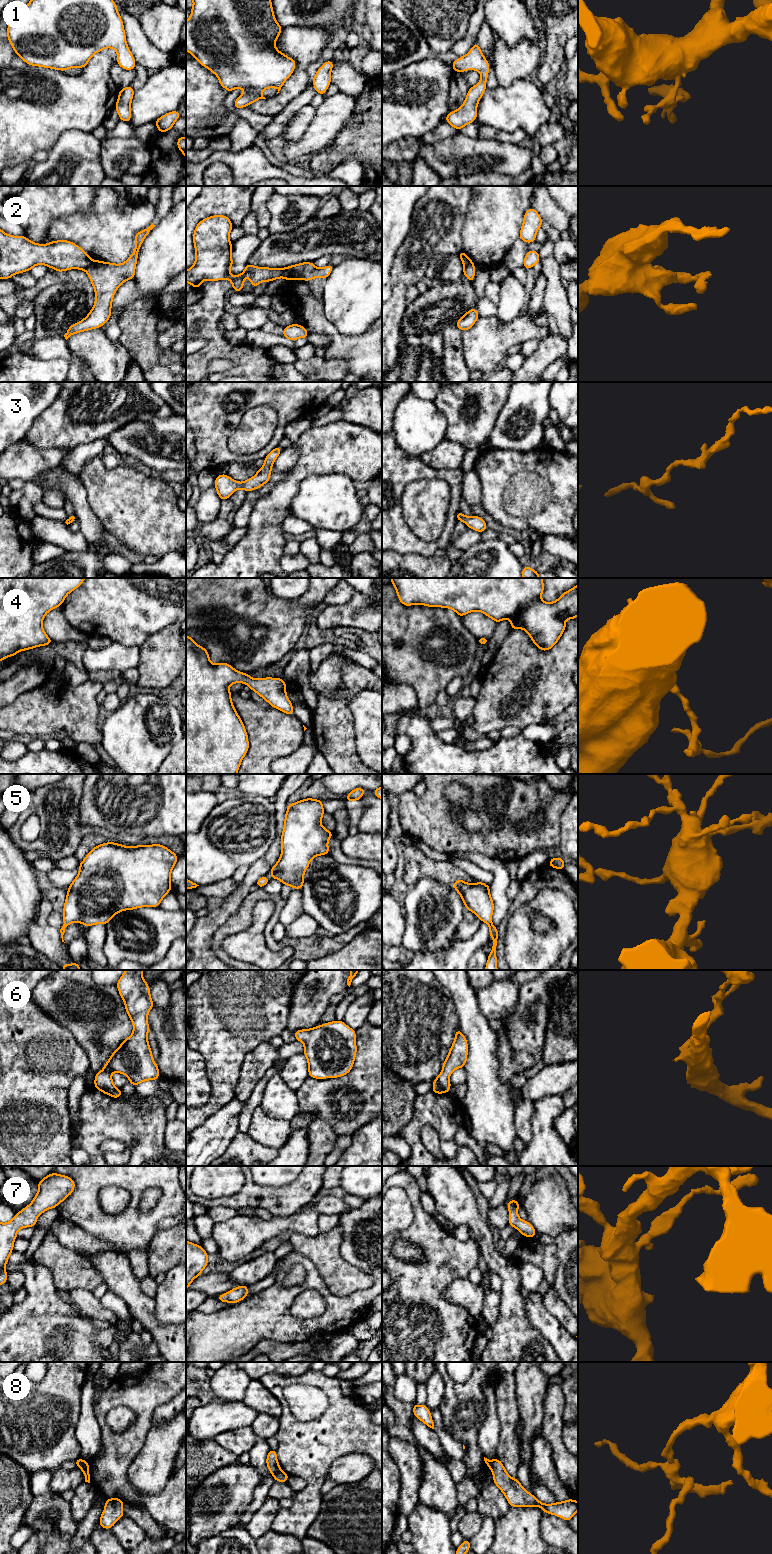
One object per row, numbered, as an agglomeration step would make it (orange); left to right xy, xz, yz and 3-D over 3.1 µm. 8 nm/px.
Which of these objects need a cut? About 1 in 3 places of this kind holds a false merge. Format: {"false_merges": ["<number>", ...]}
{"false_merges": ["2", "8"]}

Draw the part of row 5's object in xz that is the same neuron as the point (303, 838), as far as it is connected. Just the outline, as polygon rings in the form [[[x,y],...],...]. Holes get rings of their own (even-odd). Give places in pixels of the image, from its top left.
[[[306,798],[288,804],[281,834],[281,855],[270,869],[271,879],[302,890],[304,873],[310,861],[319,855],[329,855],[328,840],[334,835],[321,826],[323,801]],[[265,876],[256,881],[263,888],[271,879]]]

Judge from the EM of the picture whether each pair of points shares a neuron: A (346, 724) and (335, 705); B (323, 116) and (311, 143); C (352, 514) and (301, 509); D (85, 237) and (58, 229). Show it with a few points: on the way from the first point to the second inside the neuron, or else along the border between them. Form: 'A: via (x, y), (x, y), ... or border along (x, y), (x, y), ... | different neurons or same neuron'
A: via (341, 719), (335, 713), (335, 710) | same neuron
B: via (323, 123), (323, 129), (317, 136) | same neuron
C: via (339, 509), (314, 509) | same neuron
D: via (78, 230), (65, 229) | same neuron

